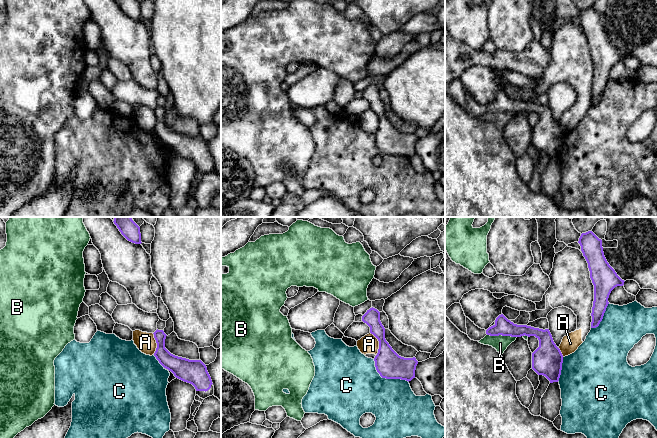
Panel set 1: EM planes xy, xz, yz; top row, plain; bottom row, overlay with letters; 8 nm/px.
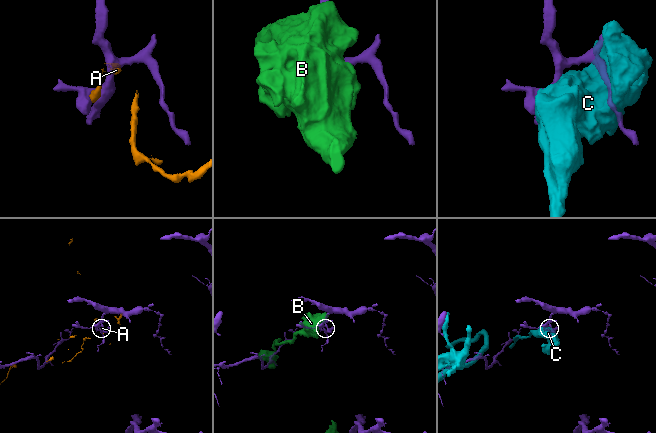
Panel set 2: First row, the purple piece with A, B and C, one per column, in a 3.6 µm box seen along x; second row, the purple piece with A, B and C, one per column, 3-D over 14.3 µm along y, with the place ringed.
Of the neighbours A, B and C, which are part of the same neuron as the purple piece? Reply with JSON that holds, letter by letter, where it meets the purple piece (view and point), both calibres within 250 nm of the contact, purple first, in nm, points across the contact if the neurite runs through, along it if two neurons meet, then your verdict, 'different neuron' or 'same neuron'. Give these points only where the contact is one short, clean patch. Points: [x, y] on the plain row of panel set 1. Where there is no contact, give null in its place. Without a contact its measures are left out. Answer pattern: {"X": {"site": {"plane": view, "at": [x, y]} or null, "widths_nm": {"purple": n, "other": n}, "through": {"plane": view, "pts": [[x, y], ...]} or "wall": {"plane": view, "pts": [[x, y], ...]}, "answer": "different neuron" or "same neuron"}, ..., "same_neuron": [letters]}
{"A": {"site": {"plane": "xz", "at": [379, 120]}, "widths_nm": {"purple": 220, "other": 160}, "answer": "different neuron"}, "B": {"site": {"plane": "yz", "at": [502, 111]}, "widths_nm": {"purple": 140, "other": 120}, "wall": {"plane": "yz", "pts": [[487, 110], [516, 113]]}, "answer": "different neuron"}, "C": {"site": {"plane": "xz", "at": [386, 154]}, "widths_nm": {"purple": 220, "other": 420}, "answer": "different neuron"}, "same_neuron": []}

